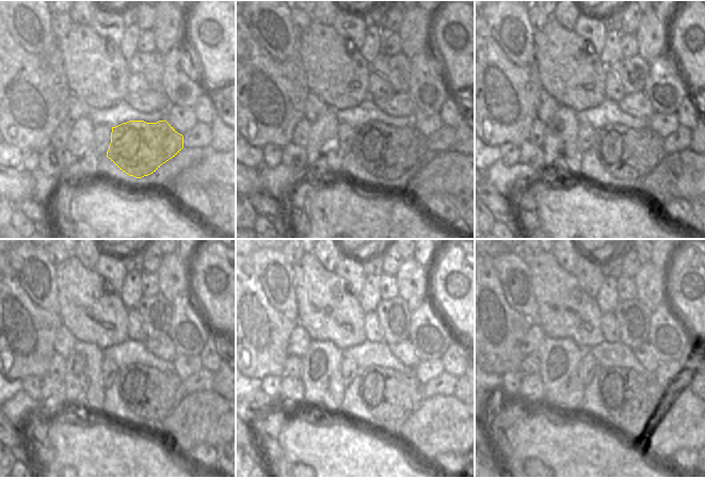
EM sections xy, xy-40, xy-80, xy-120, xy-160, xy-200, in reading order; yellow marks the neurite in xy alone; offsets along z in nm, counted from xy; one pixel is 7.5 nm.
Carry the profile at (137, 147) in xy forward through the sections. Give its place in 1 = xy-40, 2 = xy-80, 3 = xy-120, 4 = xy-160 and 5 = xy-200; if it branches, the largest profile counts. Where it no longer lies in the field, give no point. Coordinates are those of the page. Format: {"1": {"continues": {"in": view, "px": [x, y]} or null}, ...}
{"1": {"continues": {"in": "xy-40", "px": [384, 152]}}, "2": {"continues": {"in": "xy-80", "px": [626, 154]}}, "3": {"continues": {"in": "xy-120", "px": [151, 395]}}, "4": {"continues": {"in": "xy-160", "px": [390, 397]}}, "5": {"continues": {"in": "xy-200", "px": [629, 398]}}}

